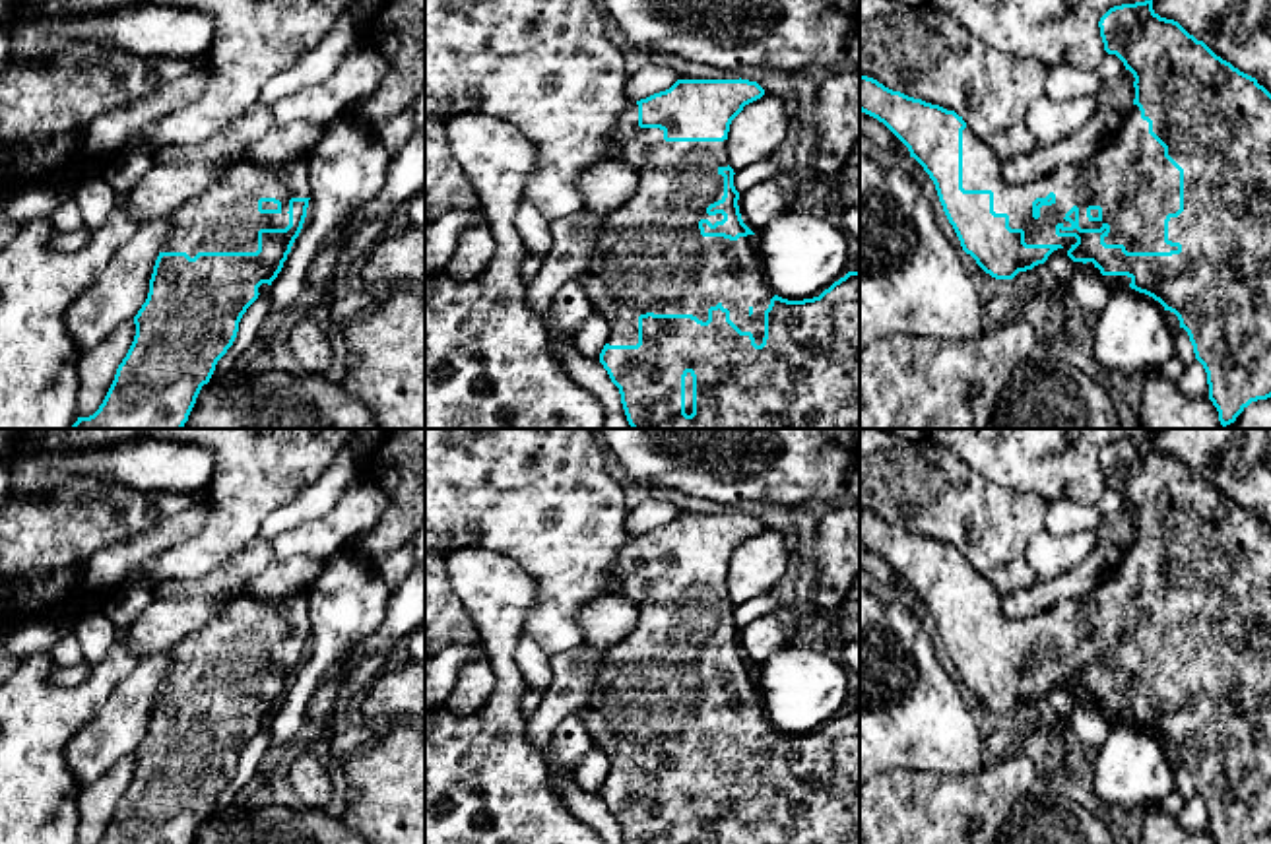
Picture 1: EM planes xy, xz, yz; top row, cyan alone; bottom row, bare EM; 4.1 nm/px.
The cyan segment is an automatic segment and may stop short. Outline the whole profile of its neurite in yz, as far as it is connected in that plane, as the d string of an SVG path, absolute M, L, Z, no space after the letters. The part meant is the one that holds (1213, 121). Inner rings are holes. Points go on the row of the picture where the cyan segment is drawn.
M1153 0L1110 8L1098 21L1104 50L1116 54L1135 78L1135 99L1125 114L1122 130L1100 146L1085 163L1059 167L1050 177L1027 184L1007 184L1001 177L995 151L984 144L955 111L893 91L873 78L860 74L860 111L883 122L910 151L935 184L943 211L953 225L961 246L976 264L995 279L1013 279L1019 272L1044 264L1048 256L1063 248L1073 262L1087 264L1108 287L1129 285L1158 301L1164 310L1178 316L1193 345L1195 359L1203 365L1209 384L1209 400L1219 411L1222 427L1257 400L1271 398L1271 93L1255 78L1240 72L1217 56L1203 41L1190 35L1178 21L1160 17Z

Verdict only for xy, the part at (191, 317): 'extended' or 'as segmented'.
extended

